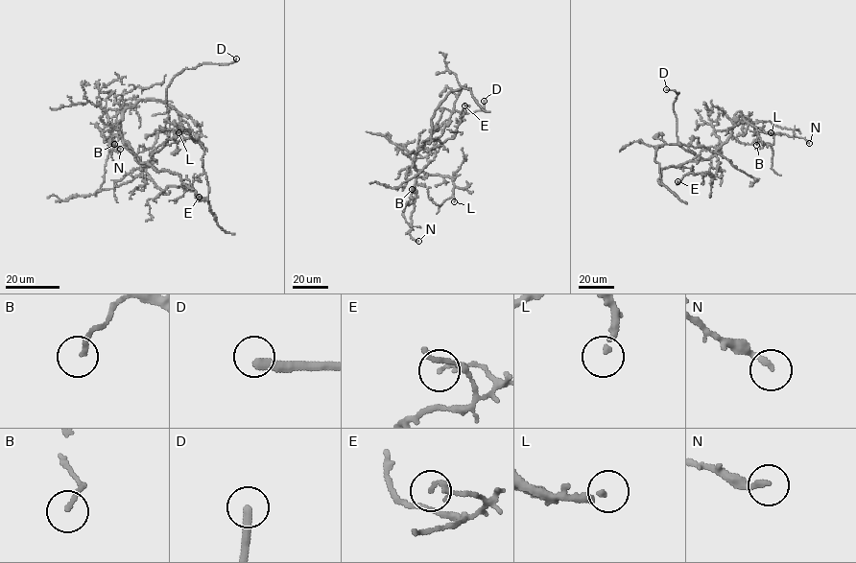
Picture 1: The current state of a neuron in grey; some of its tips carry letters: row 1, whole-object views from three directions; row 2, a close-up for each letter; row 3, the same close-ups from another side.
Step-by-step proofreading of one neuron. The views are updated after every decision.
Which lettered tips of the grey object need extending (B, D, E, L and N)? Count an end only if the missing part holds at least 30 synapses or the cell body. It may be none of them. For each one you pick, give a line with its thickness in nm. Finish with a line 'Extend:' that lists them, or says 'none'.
D: Thickness 320 nm
L: Thickness 200 nm
Extend: D, L

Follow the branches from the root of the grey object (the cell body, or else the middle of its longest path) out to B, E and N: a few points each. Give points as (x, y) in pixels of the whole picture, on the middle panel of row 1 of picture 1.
B: (457, 90), (447, 95), (431, 119), (430, 137), (415, 157), (417, 175), (413, 193), (412, 189)
E: (457, 90), (451, 91), (435, 111), (426, 148), (433, 149), (455, 136), (460, 113), (468, 106), (464, 105)
N: (457, 90), (435, 111), (430, 137), (415, 157), (409, 234), (418, 241)

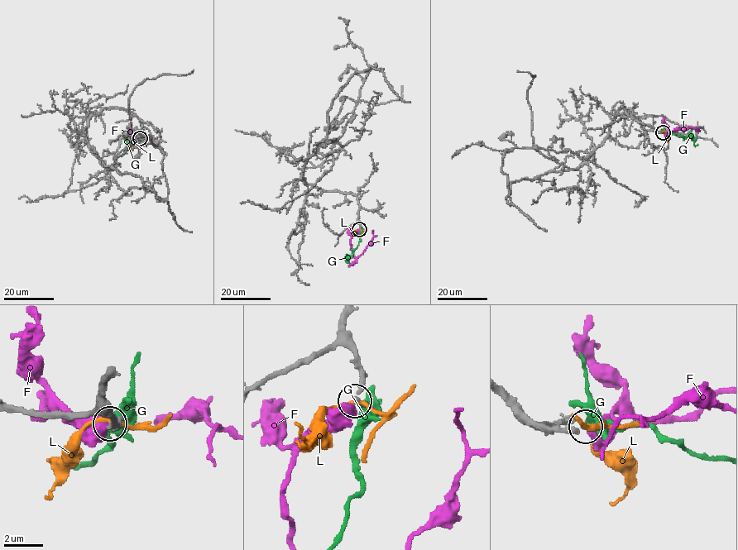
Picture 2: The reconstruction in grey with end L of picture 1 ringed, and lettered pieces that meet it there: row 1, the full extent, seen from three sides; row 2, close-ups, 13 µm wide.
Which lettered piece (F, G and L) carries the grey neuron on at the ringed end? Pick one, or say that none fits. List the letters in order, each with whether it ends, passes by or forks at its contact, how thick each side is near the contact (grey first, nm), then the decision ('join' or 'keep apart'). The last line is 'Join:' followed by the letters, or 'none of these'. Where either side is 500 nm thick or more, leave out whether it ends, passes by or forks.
F: 240/700 nm | keep apart
G: it passes by | 220/460 nm | keep apart
L: it passes by | 220/200 nm | keep apart
Join: none of these

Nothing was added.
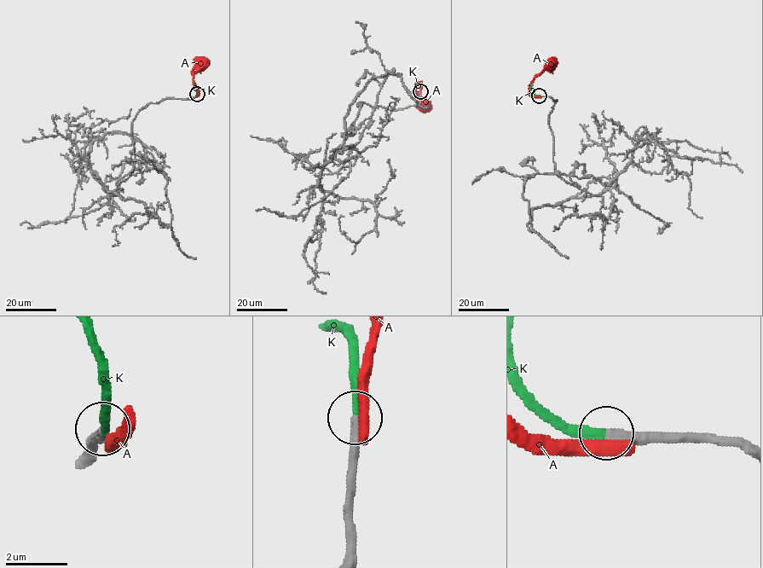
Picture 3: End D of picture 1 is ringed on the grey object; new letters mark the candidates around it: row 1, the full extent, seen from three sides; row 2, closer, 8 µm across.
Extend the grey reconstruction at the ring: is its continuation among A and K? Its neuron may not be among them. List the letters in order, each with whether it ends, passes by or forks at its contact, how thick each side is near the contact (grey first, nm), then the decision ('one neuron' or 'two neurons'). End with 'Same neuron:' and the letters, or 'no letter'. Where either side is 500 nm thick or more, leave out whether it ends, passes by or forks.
A: it ends; calibres 400 and 420 nm; two neurons
K: it ends; calibres 340 and 280 nm; one neuron
Same neuron: K

